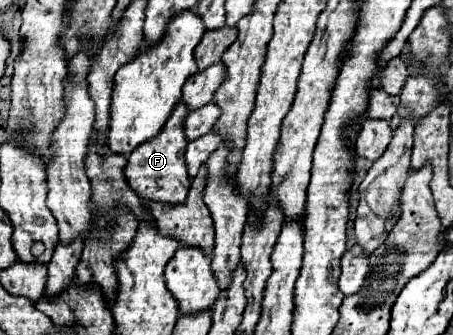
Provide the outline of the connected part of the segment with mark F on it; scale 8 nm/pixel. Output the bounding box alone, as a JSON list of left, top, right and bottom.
[125,101,191,203]

